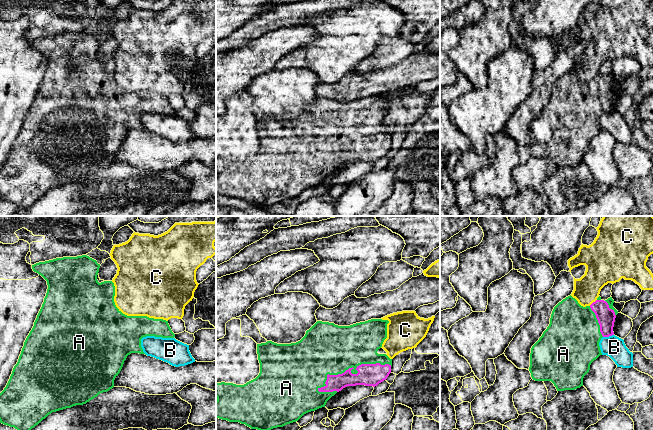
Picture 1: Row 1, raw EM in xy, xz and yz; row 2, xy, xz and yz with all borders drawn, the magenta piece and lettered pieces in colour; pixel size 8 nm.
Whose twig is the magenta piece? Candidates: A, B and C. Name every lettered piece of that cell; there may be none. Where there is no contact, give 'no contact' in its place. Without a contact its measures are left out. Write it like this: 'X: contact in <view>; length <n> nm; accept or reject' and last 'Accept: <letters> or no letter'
A: contact in xz; length 650 nm; accept
B: contact in yz; length 90 nm; reject
C: contact in yz; length 80 nm; reject
Accept: A

